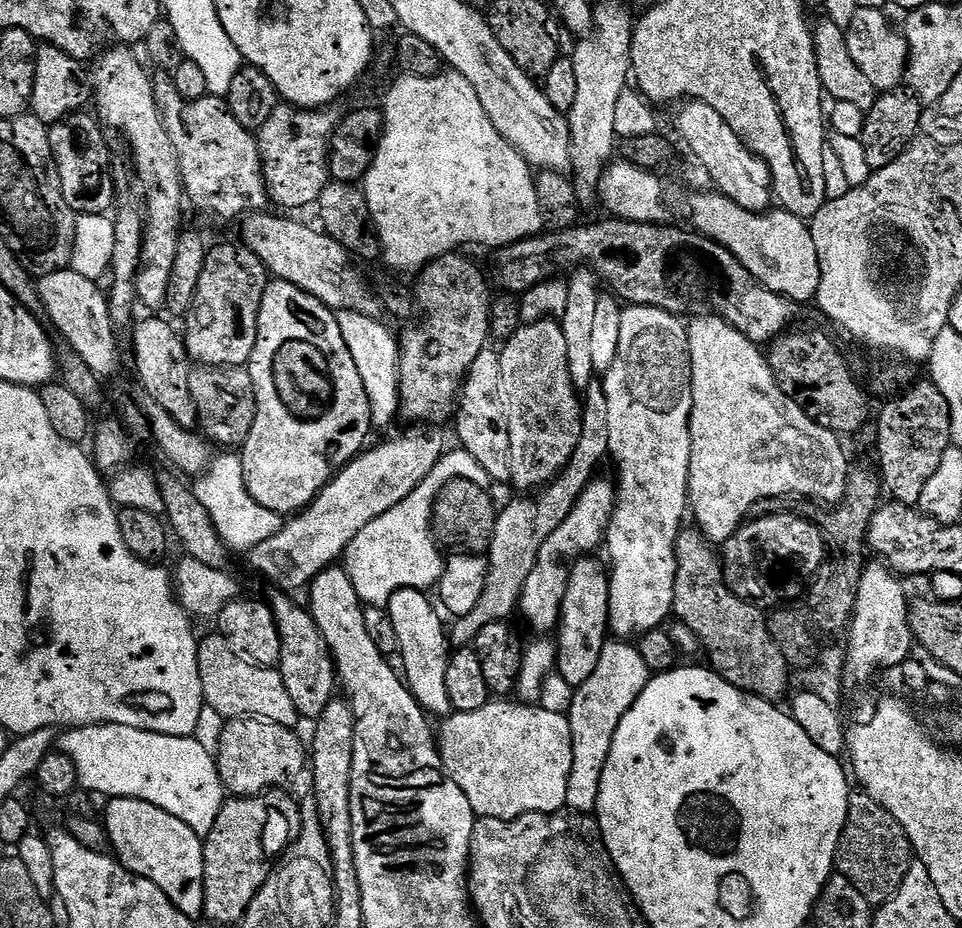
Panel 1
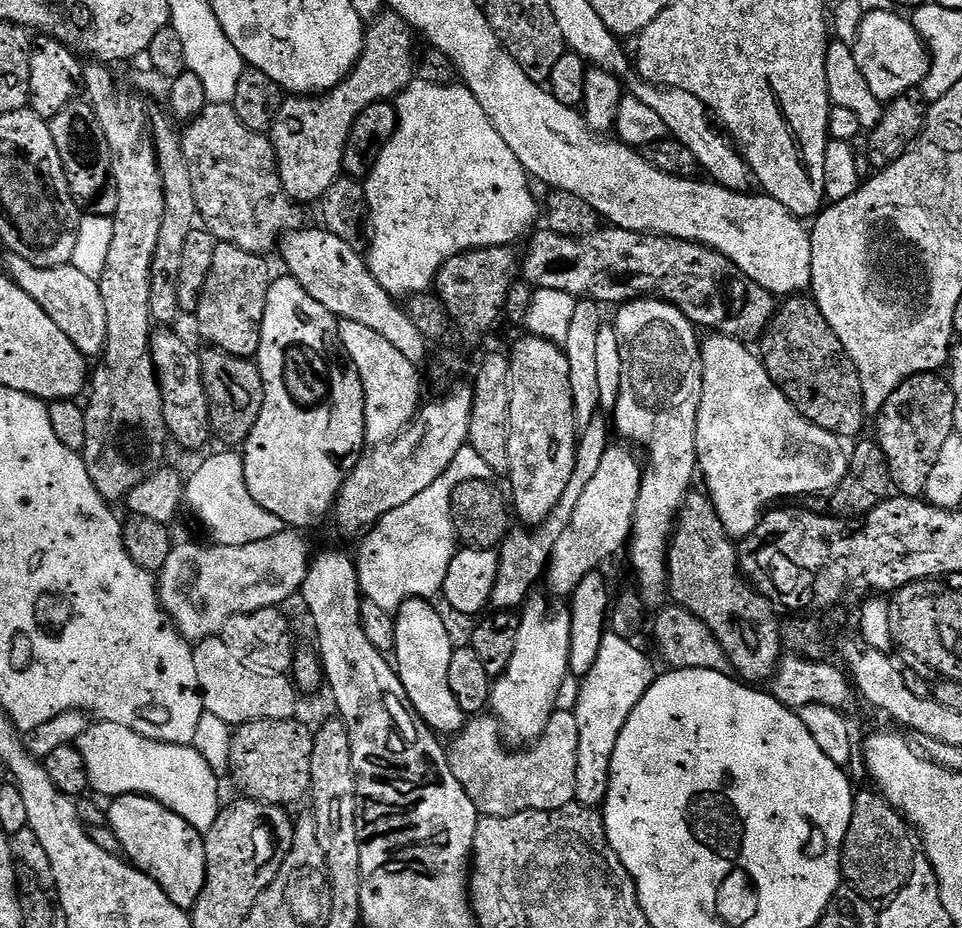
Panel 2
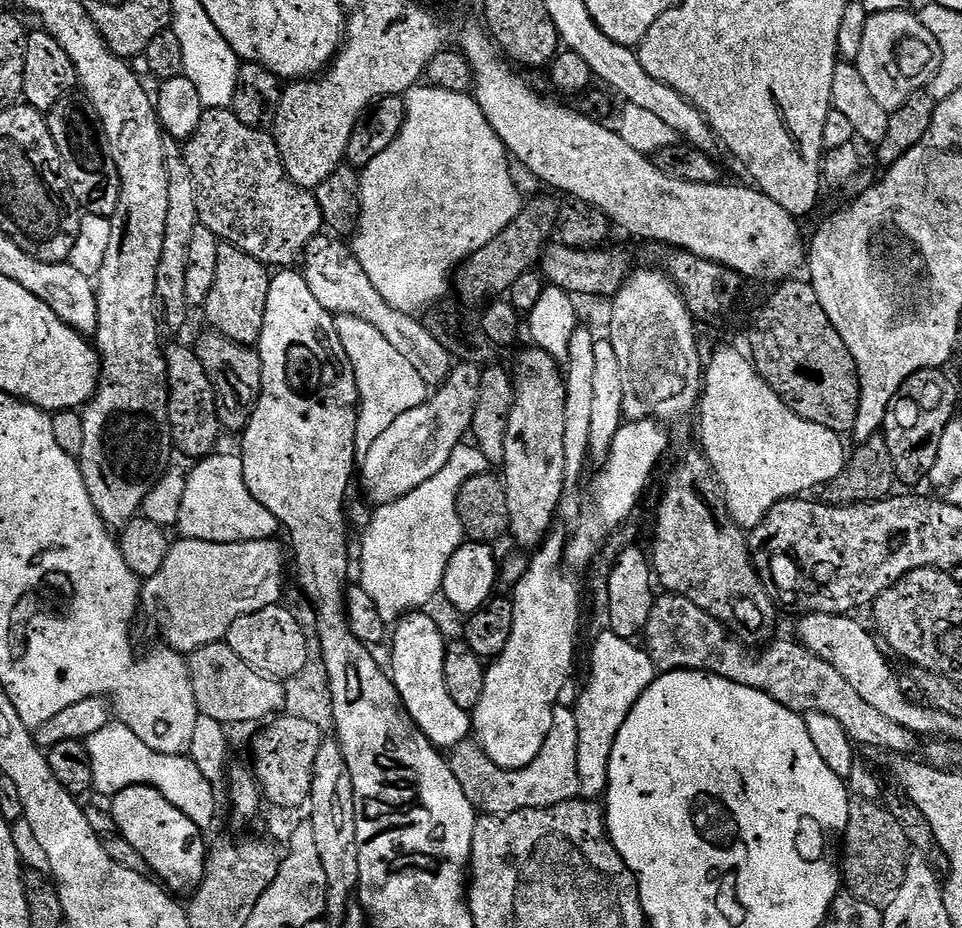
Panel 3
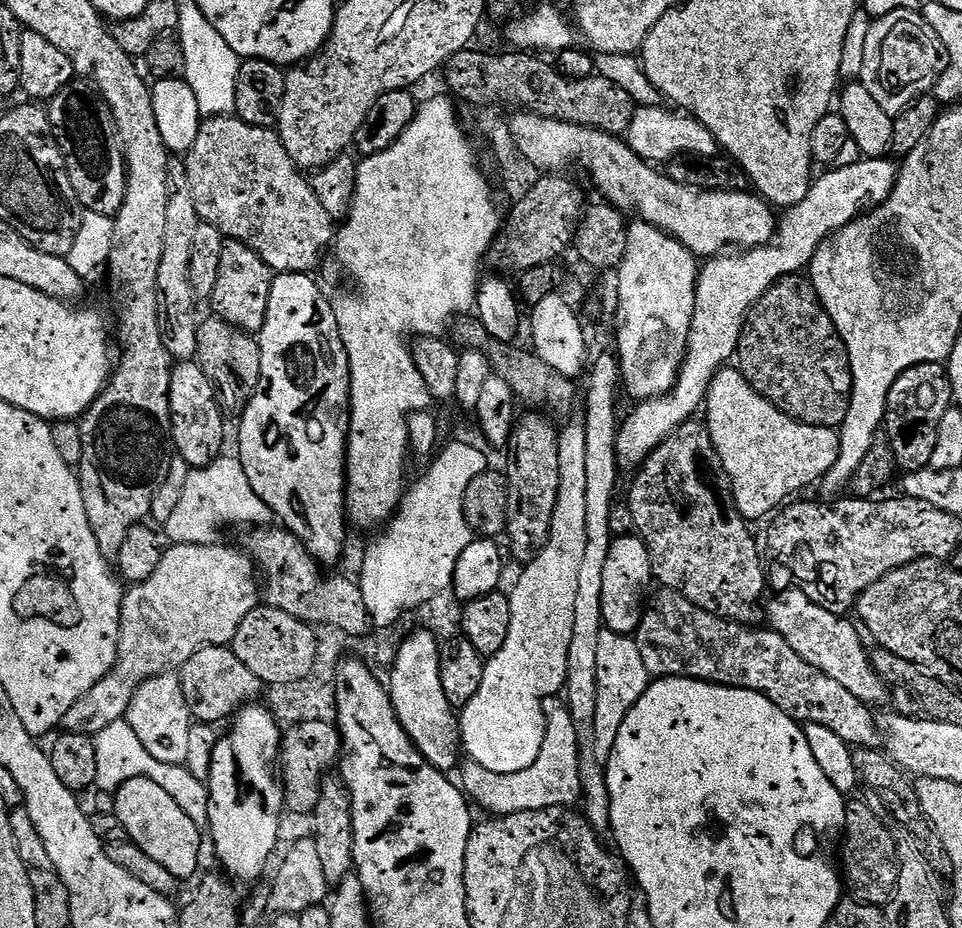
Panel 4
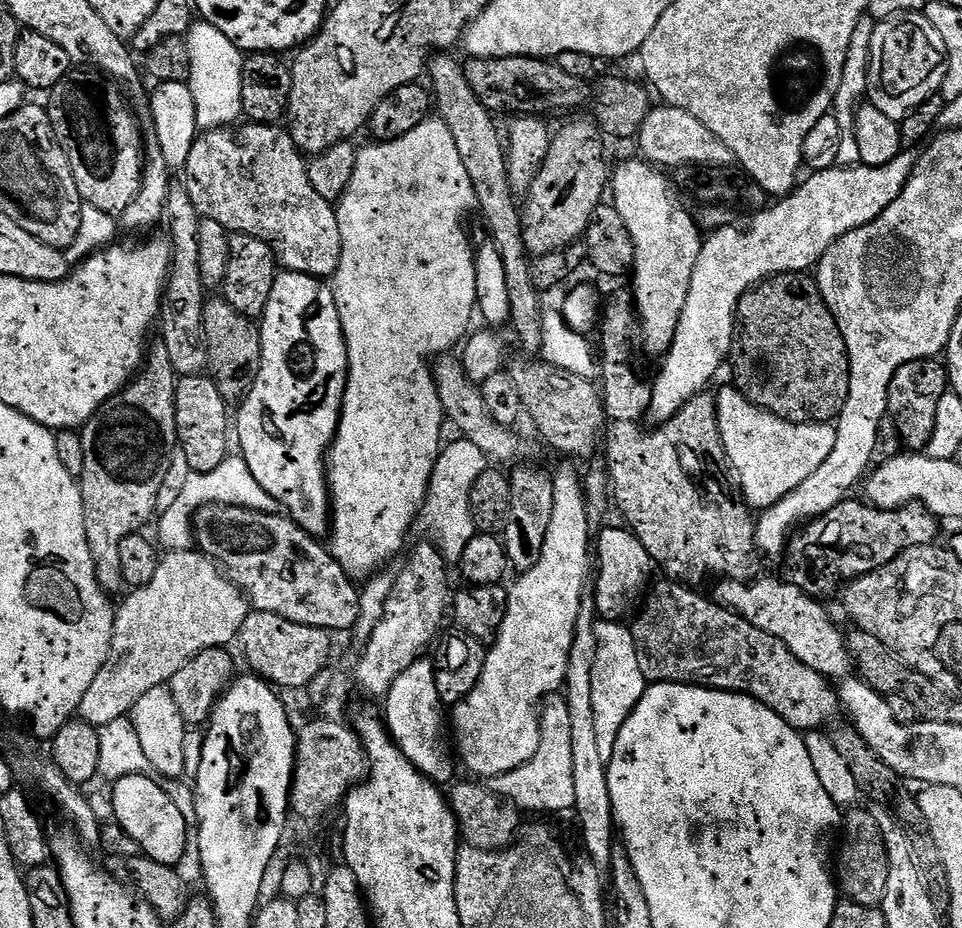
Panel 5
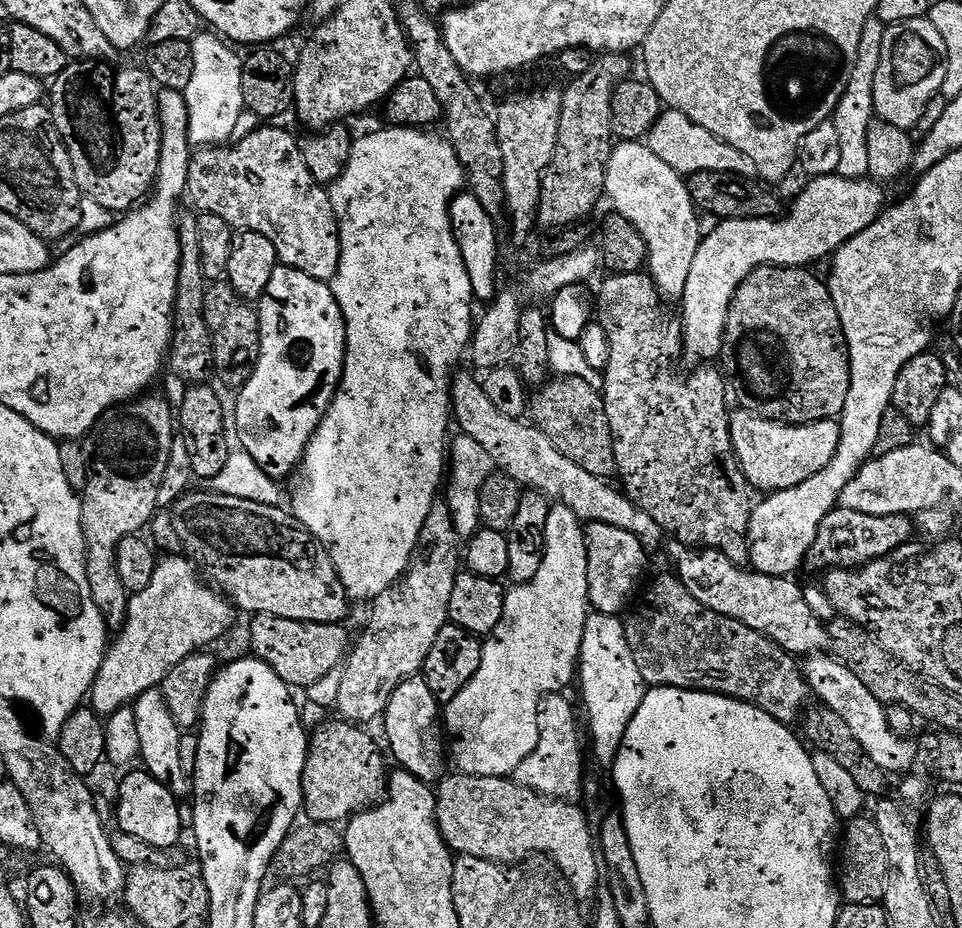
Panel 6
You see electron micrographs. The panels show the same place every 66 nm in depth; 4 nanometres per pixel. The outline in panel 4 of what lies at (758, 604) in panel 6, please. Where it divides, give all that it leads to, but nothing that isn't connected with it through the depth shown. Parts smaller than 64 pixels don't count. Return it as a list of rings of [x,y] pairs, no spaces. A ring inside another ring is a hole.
[[[785,588],[777,591],[775,595],[776,597],[772,601],[769,599],[766,604],[766,620],[769,620],[767,623],[771,631],[777,632],[782,638],[786,638],[786,642],[790,642],[790,646],[800,658],[833,678],[866,705],[877,706],[876,704],[887,698],[889,687],[873,670],[871,655],[867,646],[865,648],[854,622],[853,625],[847,617],[823,610],[811,602],[800,588]]]

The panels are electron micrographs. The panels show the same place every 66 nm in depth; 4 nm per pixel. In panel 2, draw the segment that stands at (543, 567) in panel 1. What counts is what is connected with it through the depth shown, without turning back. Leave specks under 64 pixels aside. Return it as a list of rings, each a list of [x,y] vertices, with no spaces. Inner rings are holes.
[[[609,446],[602,454],[602,463],[594,478],[582,490],[582,498],[574,506],[574,514],[558,534],[553,550],[548,555],[546,581],[553,597],[568,598],[586,578],[586,574],[597,571],[616,551],[623,549],[630,538],[632,506],[636,503],[636,489],[640,487],[642,464],[636,461],[633,449]]]

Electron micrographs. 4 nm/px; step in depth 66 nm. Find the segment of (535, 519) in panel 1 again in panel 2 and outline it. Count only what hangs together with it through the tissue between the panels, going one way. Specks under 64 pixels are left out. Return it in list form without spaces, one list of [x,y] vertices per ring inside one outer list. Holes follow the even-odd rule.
[[[601,418],[593,419],[589,424],[583,425],[582,431],[578,436],[578,443],[576,445],[576,461],[574,462],[574,470],[570,478],[566,490],[562,494],[560,500],[556,504],[556,508],[549,513],[547,520],[543,524],[536,527],[516,526],[511,529],[504,536],[498,545],[496,552],[496,561],[498,562],[498,574],[494,582],[492,590],[492,599],[490,601],[491,607],[496,610],[516,610],[521,607],[529,599],[532,587],[536,584],[536,579],[543,577],[546,572],[548,563],[548,555],[553,550],[553,544],[558,540],[558,534],[562,534],[562,530],[568,524],[570,518],[574,514],[574,506],[578,502],[578,498],[582,498],[582,490],[586,490],[586,485],[590,482],[590,478],[594,478],[594,473],[598,470],[598,465],[602,463],[602,454],[606,454],[606,450],[610,446],[608,440],[608,428],[610,432],[610,424]]]

